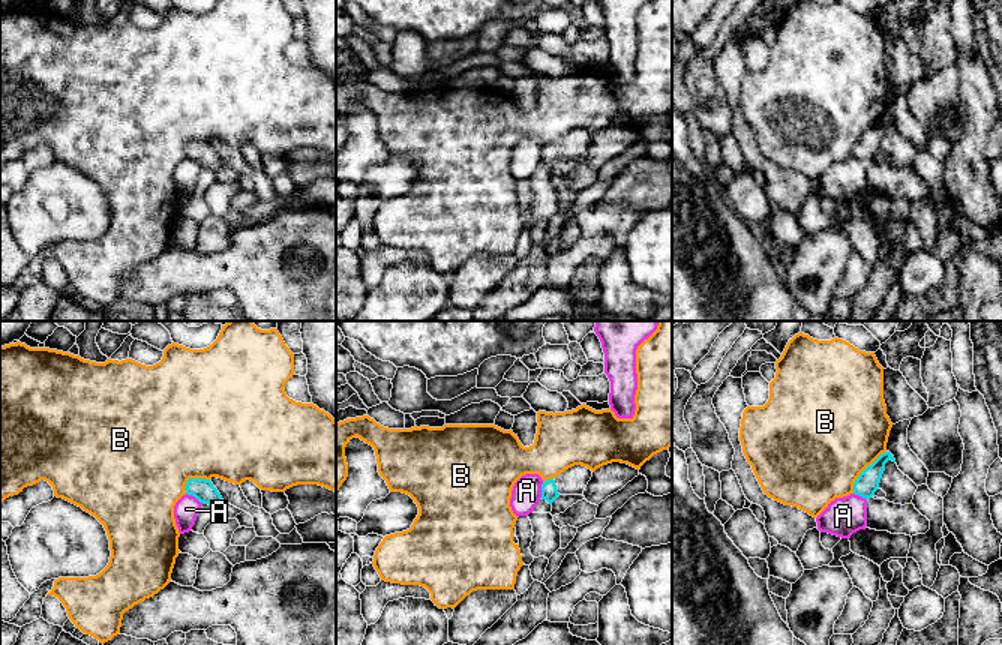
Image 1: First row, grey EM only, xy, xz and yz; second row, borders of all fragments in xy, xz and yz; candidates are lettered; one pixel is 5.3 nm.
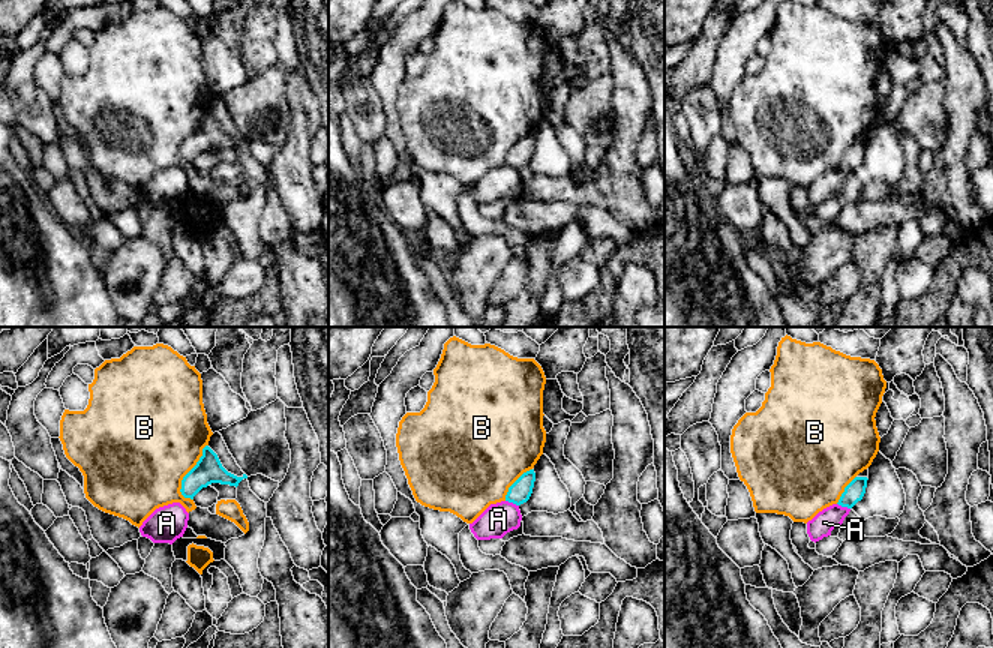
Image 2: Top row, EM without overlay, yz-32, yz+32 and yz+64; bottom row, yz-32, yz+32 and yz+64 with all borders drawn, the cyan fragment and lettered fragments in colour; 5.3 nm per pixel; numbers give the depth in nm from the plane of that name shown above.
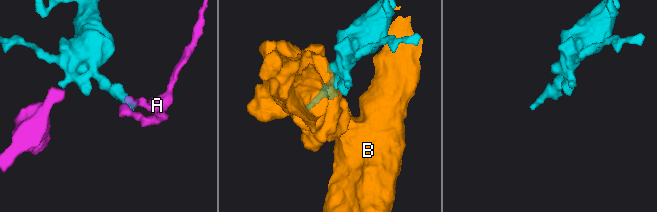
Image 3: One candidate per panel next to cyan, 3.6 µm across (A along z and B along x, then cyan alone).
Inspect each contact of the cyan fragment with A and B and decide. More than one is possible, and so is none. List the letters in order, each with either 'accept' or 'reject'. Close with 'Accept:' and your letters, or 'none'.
A: reject
B: reject
Accept: none

